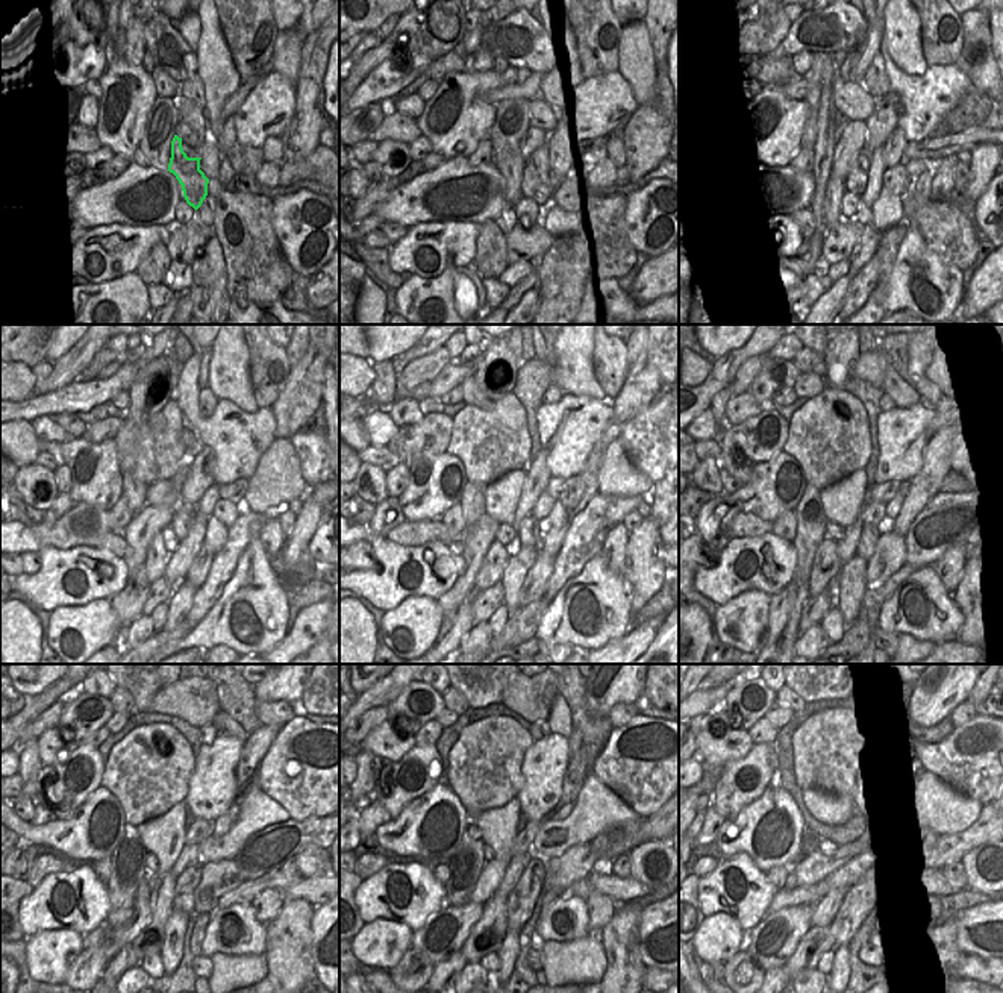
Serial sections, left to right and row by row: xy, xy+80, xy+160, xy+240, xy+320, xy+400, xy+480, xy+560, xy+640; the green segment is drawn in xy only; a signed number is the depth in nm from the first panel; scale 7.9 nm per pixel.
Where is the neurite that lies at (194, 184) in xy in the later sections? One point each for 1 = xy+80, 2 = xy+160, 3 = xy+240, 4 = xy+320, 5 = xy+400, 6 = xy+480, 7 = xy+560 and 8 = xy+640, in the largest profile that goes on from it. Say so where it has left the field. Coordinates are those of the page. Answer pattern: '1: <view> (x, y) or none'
1: xy+80 (531, 188)
2: xy+160 (856, 182)
3: xy+240 (182, 520)
4: xy+320 (528, 532)
5: xy+400 (870, 534)
6: xy+480 (187, 883)
7: xy+560 (521, 899)
8: xy+640 (859, 898)

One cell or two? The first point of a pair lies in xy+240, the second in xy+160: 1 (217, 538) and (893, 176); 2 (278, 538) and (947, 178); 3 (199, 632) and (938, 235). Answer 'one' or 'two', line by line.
1: two
2: one
3: two

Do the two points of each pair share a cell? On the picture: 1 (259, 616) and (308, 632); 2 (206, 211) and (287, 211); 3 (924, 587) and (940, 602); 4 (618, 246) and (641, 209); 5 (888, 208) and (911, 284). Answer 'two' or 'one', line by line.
1: two
2: two
3: one
4: one
5: two

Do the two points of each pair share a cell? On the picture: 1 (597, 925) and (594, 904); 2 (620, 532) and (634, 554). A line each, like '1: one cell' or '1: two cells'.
1: one cell
2: two cells

